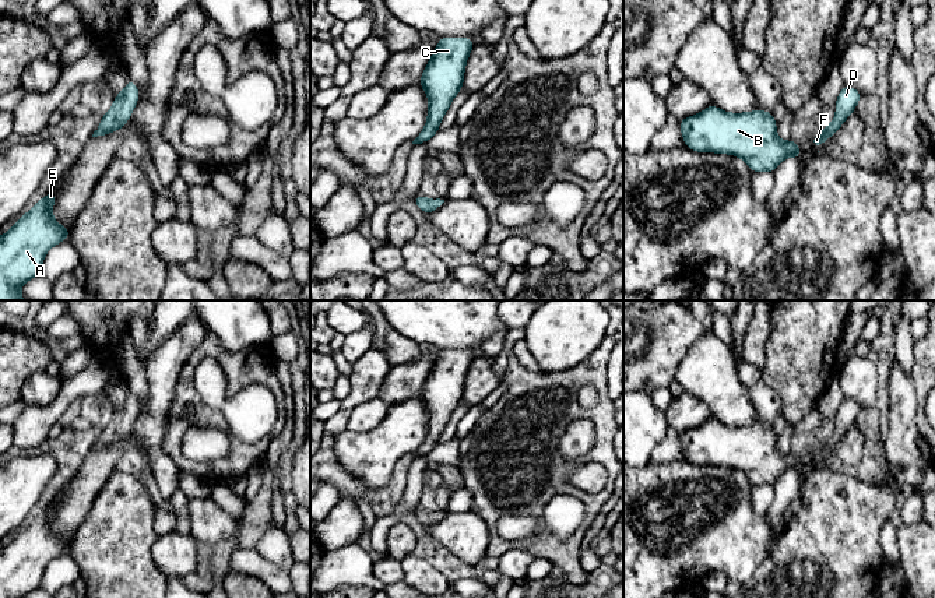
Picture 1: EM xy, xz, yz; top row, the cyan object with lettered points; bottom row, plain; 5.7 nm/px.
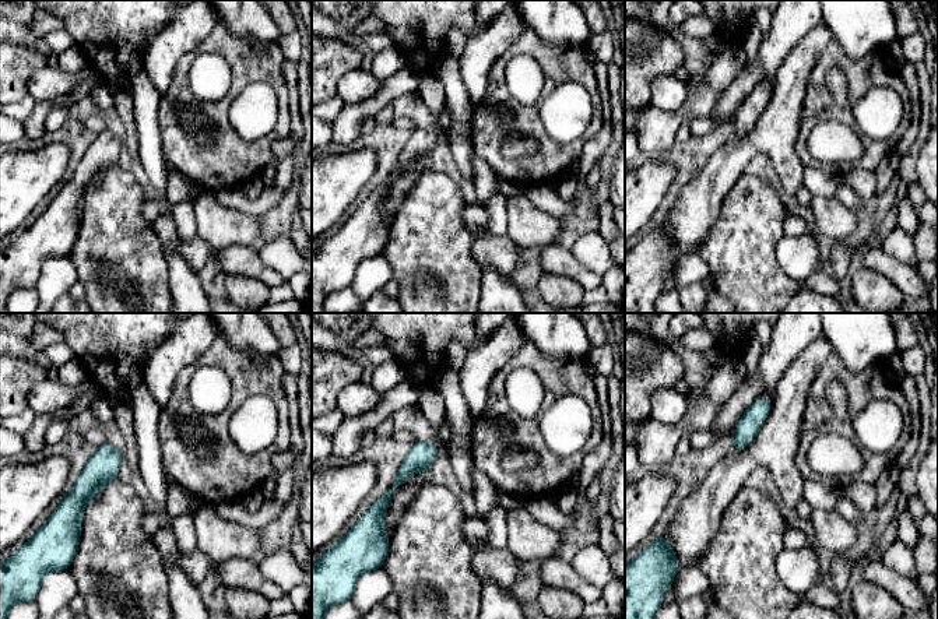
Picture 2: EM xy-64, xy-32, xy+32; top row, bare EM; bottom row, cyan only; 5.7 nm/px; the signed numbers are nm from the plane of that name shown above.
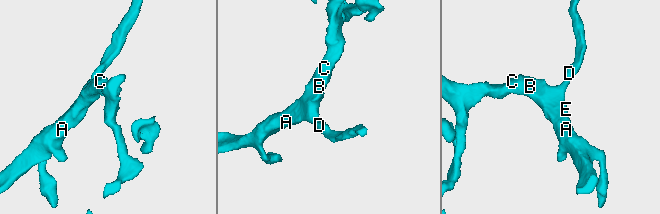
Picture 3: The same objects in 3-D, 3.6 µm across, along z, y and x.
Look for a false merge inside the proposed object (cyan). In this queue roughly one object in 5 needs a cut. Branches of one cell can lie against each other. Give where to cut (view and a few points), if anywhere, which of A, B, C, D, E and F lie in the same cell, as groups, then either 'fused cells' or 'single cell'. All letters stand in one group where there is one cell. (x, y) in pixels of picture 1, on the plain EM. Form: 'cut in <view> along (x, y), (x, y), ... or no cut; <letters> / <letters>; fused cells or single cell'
no cut; A B C D E F; single cell

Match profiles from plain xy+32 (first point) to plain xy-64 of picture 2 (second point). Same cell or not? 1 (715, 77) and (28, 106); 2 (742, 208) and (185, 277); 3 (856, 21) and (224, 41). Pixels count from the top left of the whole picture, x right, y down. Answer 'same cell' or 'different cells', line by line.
1: different cells
2: different cells
3: different cells

